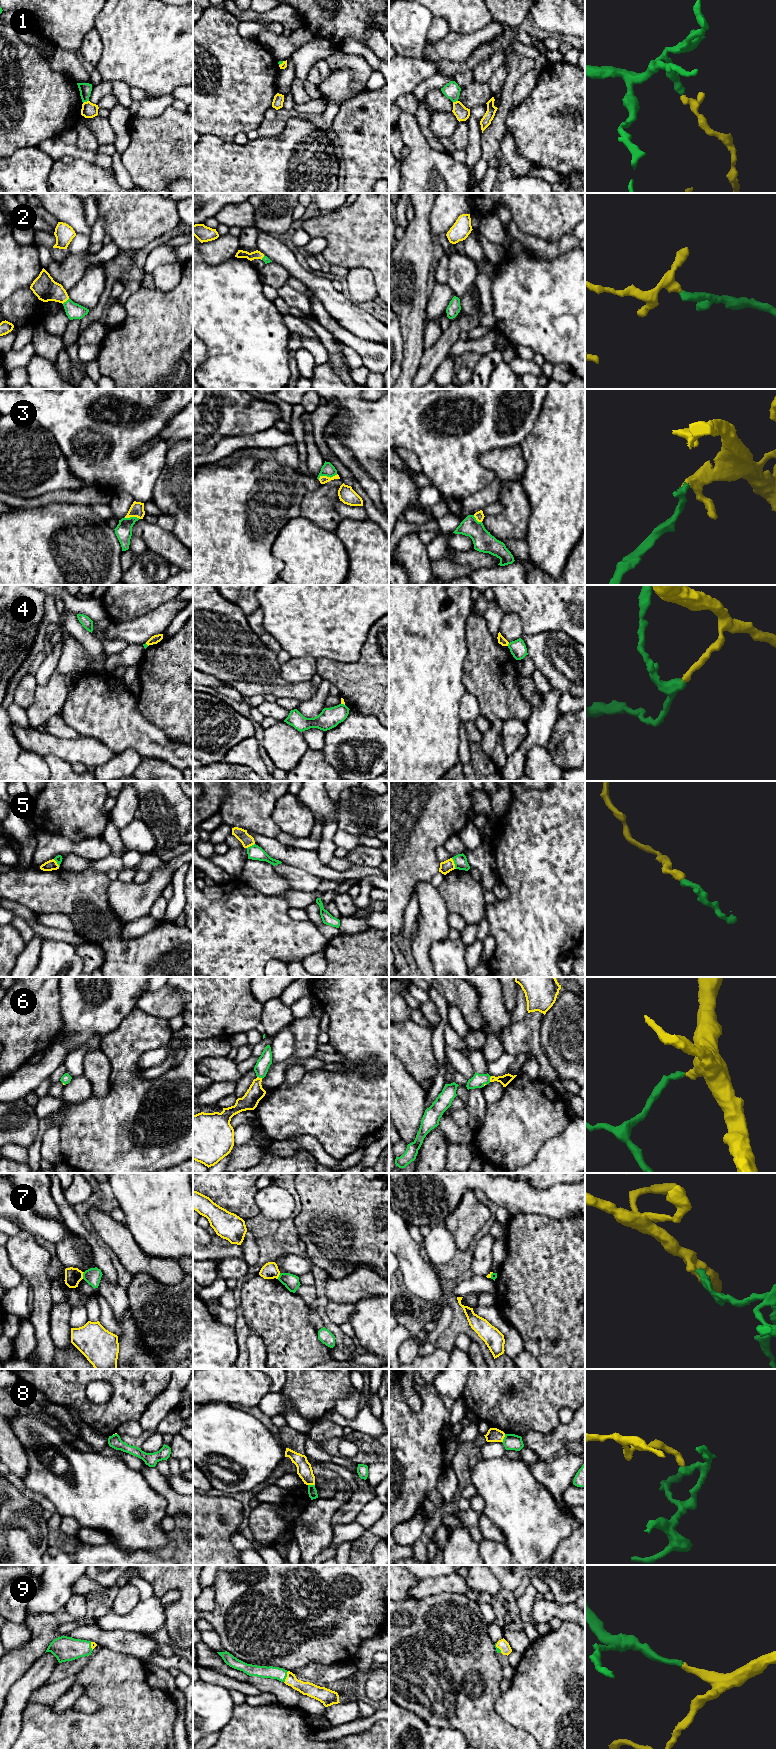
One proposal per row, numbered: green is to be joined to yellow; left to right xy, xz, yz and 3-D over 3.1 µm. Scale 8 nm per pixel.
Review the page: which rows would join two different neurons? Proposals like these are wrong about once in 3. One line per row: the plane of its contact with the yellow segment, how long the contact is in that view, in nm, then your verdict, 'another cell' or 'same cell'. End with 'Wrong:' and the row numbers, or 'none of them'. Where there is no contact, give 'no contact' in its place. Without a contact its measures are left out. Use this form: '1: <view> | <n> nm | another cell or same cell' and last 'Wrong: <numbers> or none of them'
1: xy | 50 nm | another cell
2: xy | 80 nm | same cell
3: xz | 170 nm | same cell
4: yz | 30 nm | another cell
5: yz | 100 nm | another cell
6: yz | 50 nm | same cell
7: xy | 60 nm | another cell
8: yz | 80 nm | another cell
9: xz | 100 nm | same cell
Wrong: 1, 4, 5, 7, 8

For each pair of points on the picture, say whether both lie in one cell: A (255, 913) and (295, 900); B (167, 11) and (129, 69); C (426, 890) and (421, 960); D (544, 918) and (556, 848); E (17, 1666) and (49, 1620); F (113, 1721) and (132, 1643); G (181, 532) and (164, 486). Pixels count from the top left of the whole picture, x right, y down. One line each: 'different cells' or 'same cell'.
A: different cells
B: same cell
C: same cell
D: same cell
E: same cell
F: different cells
G: same cell

